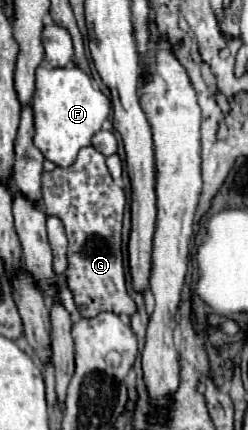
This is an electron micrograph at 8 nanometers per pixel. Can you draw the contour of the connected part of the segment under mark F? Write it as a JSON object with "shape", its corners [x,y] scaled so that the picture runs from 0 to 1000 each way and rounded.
{"shape":[[[149,158],[149,214],[133,228],[141,270],[141,340],[165,358],[246,391],[278,391],[310,367],[310,353],[367,335],[375,312],[407,302],[407,288],[448,260],[440,228],[375,200],[375,186],[294,158]]]}

